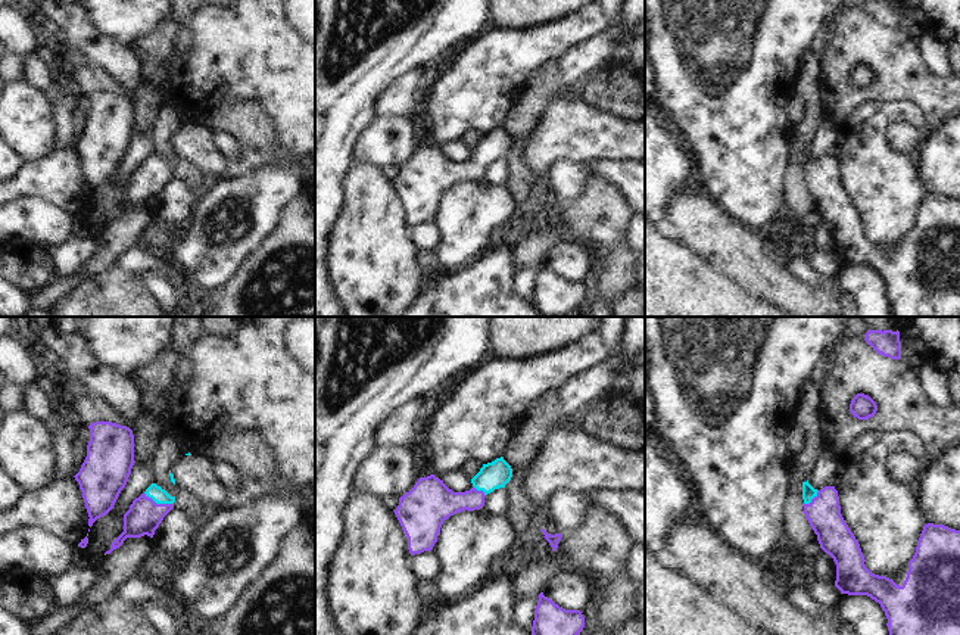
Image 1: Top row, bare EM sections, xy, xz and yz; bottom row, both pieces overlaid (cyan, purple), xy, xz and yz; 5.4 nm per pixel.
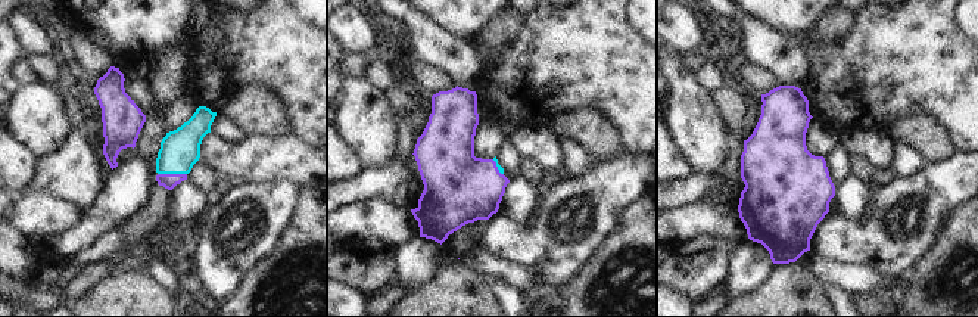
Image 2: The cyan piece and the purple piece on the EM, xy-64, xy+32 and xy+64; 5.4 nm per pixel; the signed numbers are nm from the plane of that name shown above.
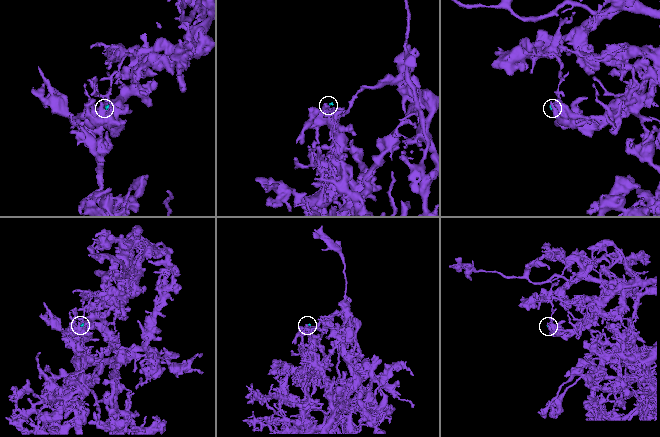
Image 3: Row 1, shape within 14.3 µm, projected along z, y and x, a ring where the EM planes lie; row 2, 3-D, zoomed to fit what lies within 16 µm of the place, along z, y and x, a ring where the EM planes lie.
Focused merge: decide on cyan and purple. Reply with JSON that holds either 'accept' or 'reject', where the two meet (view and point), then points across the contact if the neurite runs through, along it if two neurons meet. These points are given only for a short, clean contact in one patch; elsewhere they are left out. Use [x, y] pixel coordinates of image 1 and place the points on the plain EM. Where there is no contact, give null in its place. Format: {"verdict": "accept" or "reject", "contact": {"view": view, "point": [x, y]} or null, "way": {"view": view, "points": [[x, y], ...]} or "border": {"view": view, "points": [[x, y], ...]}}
{"verdict": "accept", "contact": {"view": "xy", "point": [159, 173]}, "way": {"view": "xy", "points": [[159, 165], [159, 173], [145, 186]]}}

